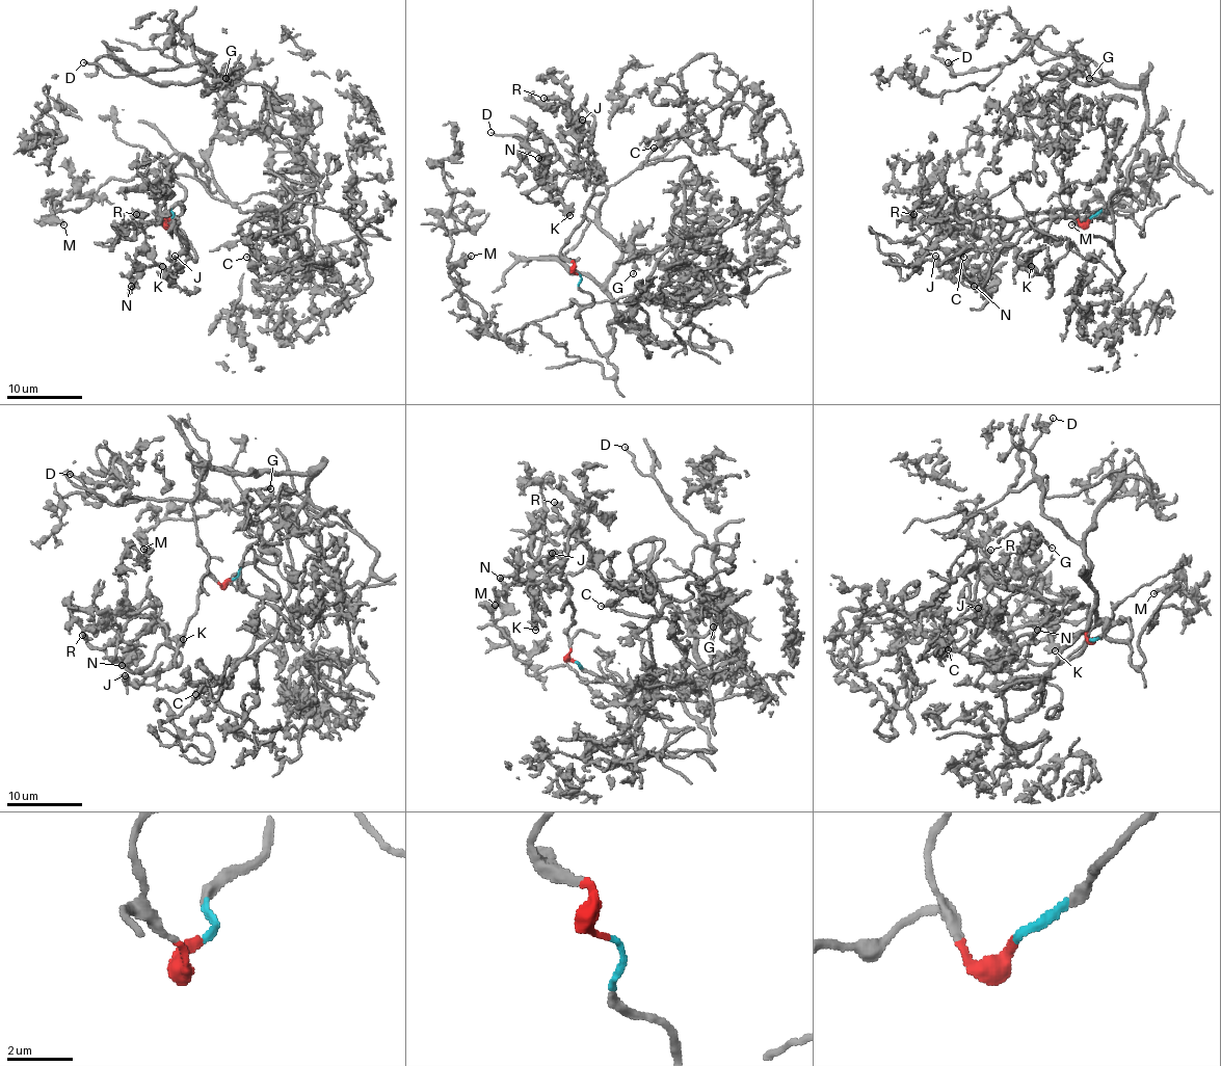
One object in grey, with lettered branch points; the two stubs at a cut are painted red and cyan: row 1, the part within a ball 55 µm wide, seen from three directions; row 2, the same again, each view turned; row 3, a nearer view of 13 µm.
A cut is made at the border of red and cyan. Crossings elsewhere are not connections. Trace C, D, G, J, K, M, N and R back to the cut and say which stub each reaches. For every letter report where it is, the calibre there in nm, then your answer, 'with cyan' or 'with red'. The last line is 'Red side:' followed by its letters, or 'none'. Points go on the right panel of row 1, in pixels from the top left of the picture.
C: (963, 257) | 280 nm | with cyan
D: (948, 62) | 180 nm | with cyan
G: (1089, 78) | 160 nm | with cyan
J: (935, 256) | 220 nm | with red
K: (1031, 266) | 480 nm | with red
M: (1071, 224) | 320 nm | with cyan
N: (974, 286) | 200 nm | with red
R: (913, 214) | 320 nm | with red
Red side: J, K, N, R

